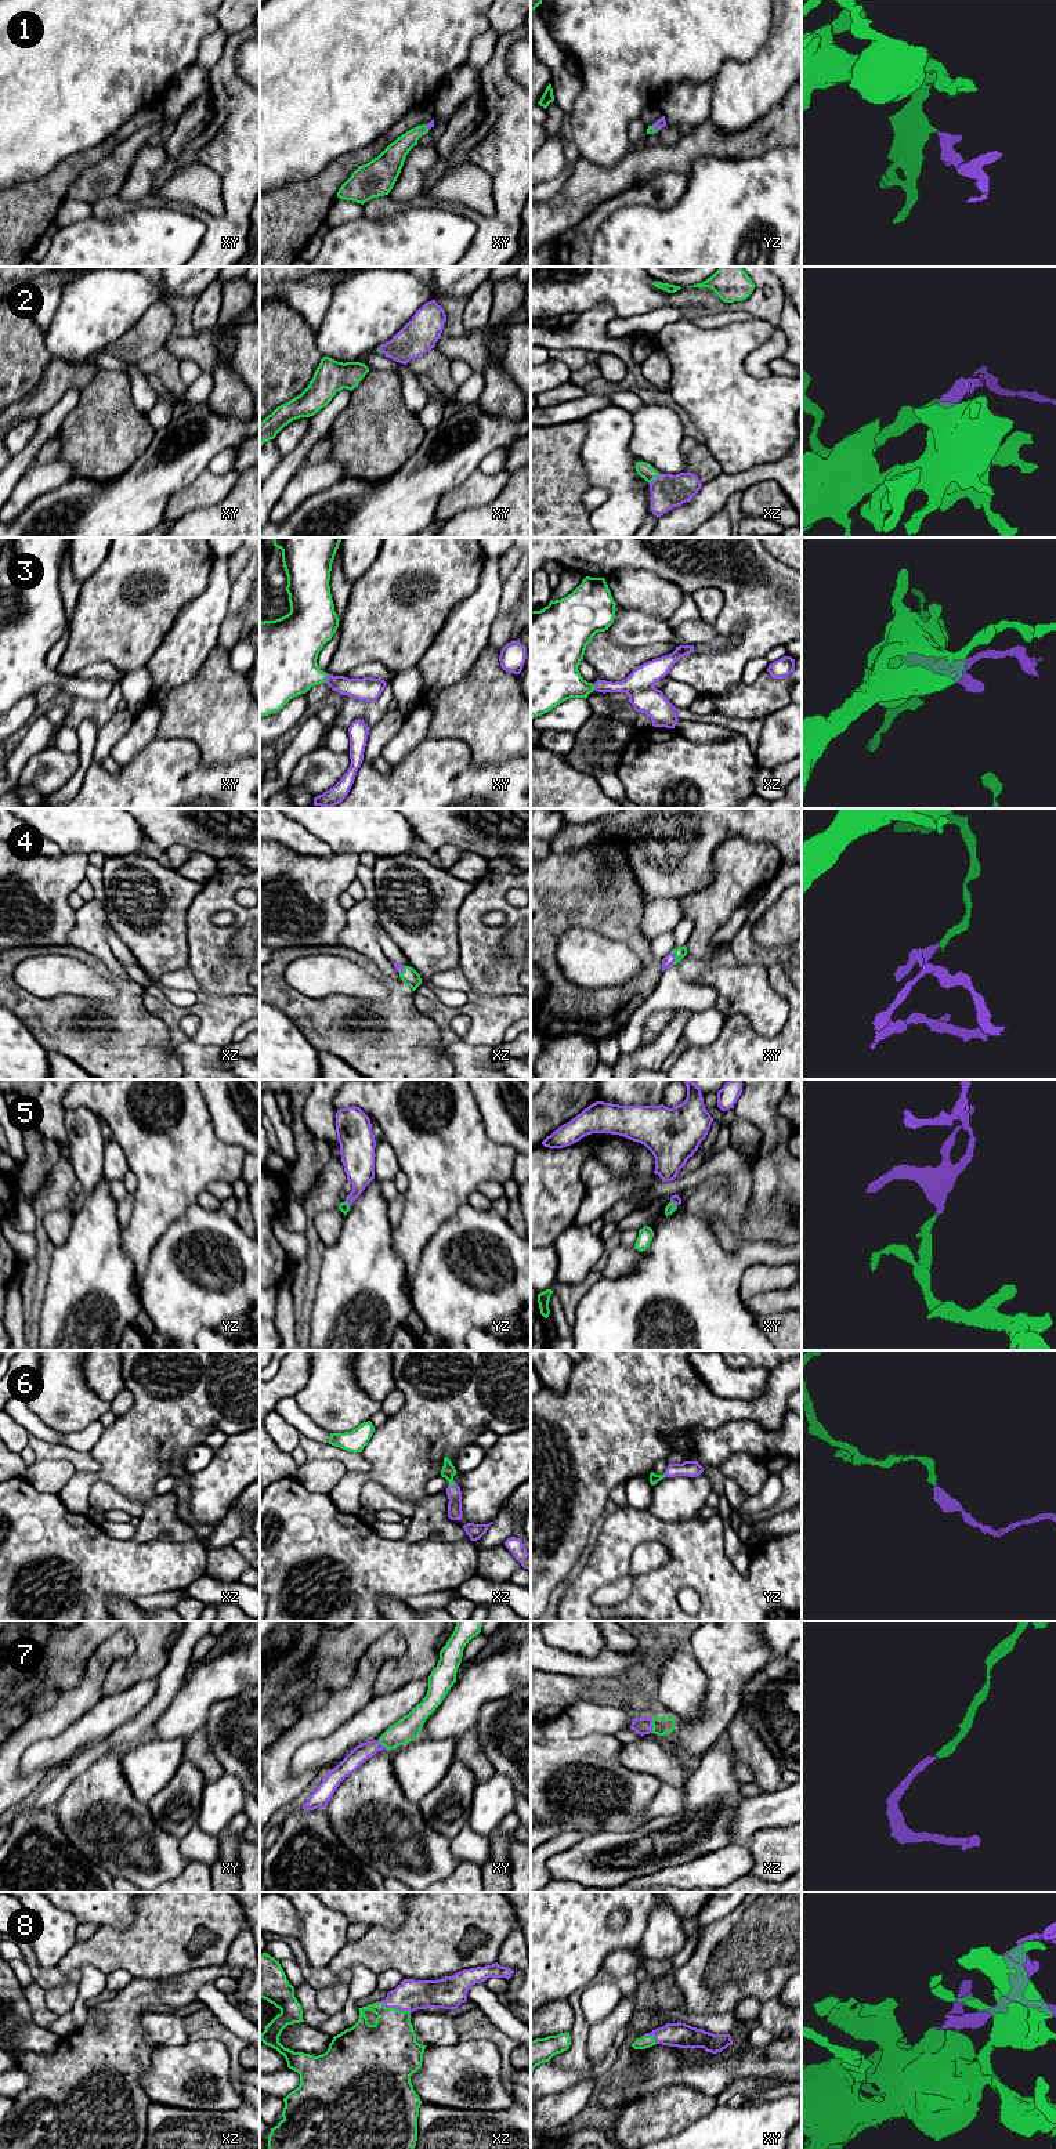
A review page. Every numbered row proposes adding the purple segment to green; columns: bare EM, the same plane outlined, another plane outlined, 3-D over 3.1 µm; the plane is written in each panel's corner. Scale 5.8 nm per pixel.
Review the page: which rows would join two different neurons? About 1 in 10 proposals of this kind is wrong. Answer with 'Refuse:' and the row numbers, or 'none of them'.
Refuse: none of them

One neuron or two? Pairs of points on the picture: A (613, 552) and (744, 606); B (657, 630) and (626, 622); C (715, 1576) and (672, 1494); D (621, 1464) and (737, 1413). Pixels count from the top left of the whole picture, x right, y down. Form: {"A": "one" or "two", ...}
{"A": "one", "B": "one", "C": "two", "D": "one"}

